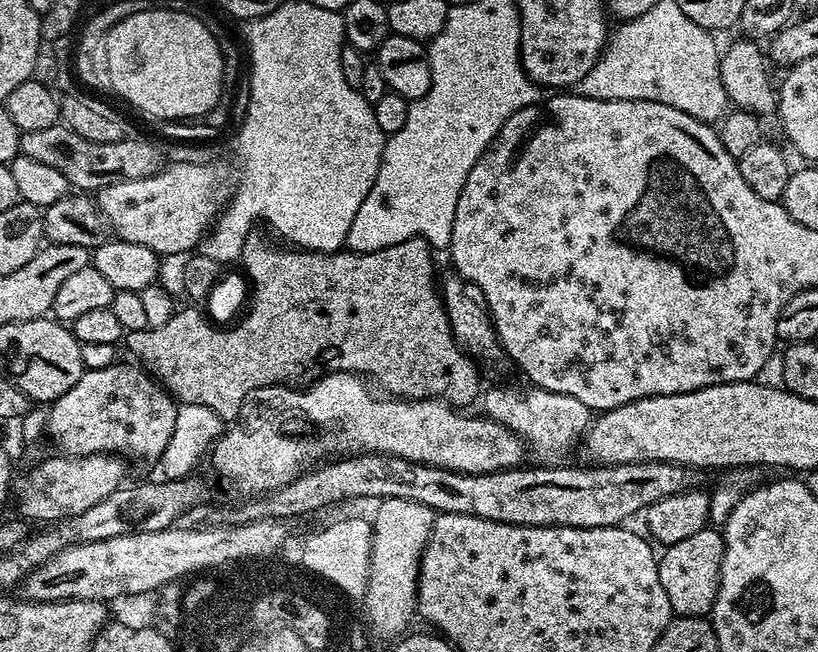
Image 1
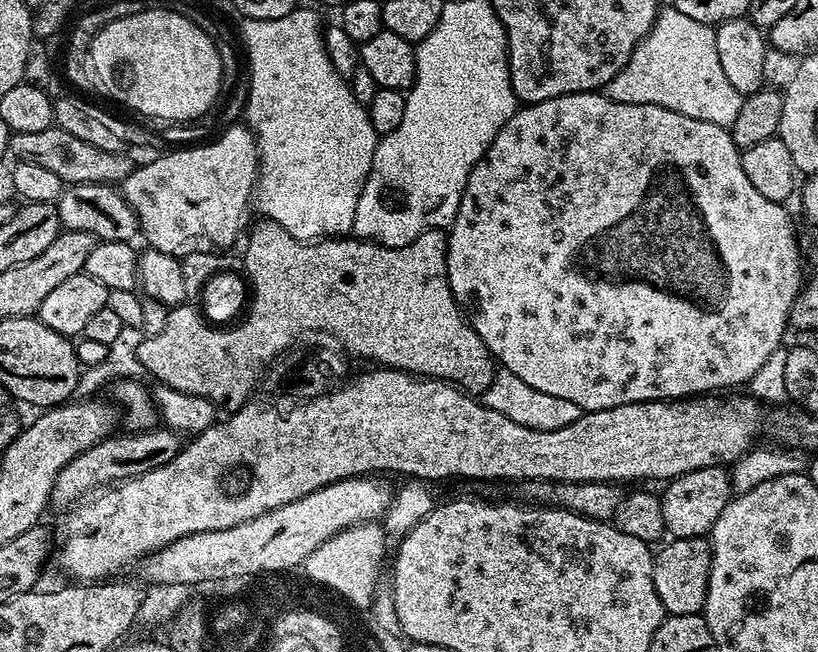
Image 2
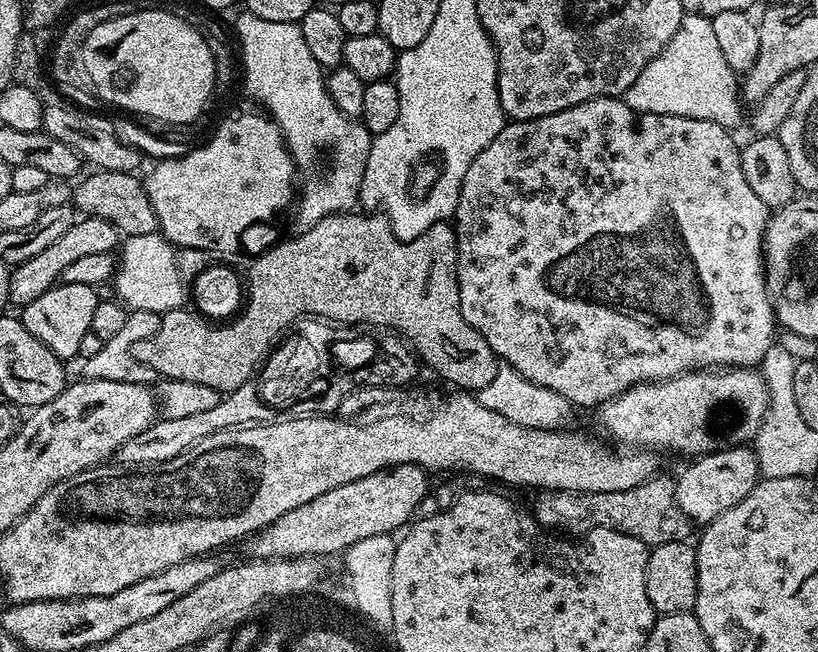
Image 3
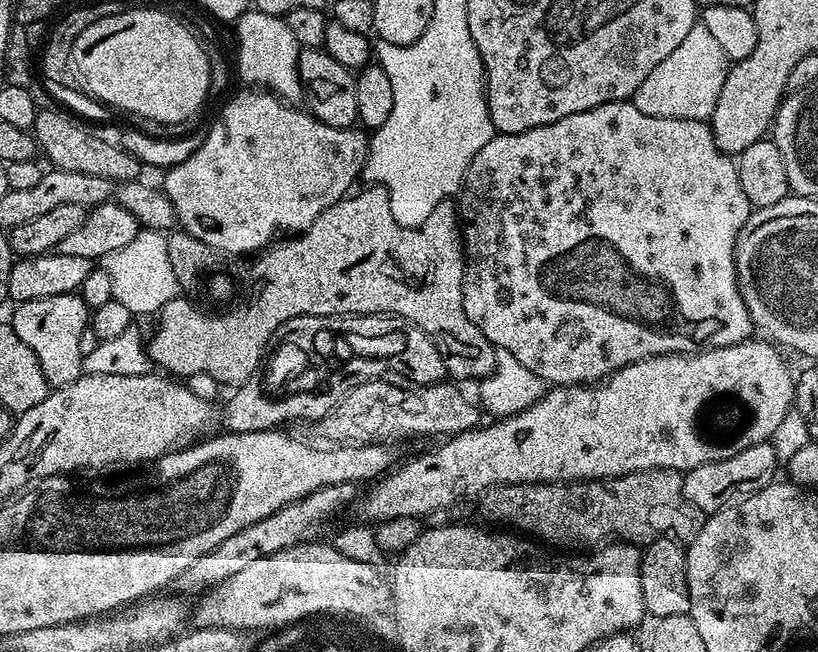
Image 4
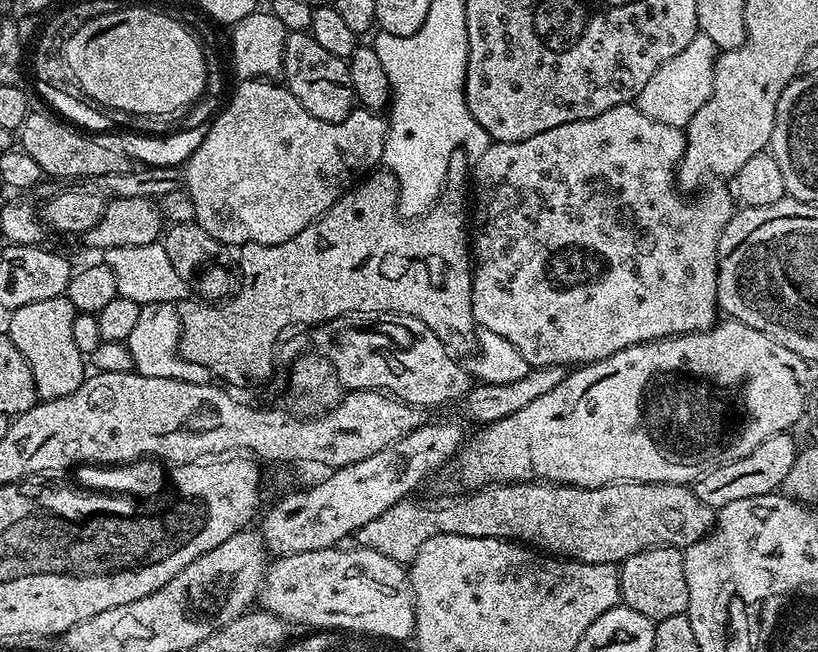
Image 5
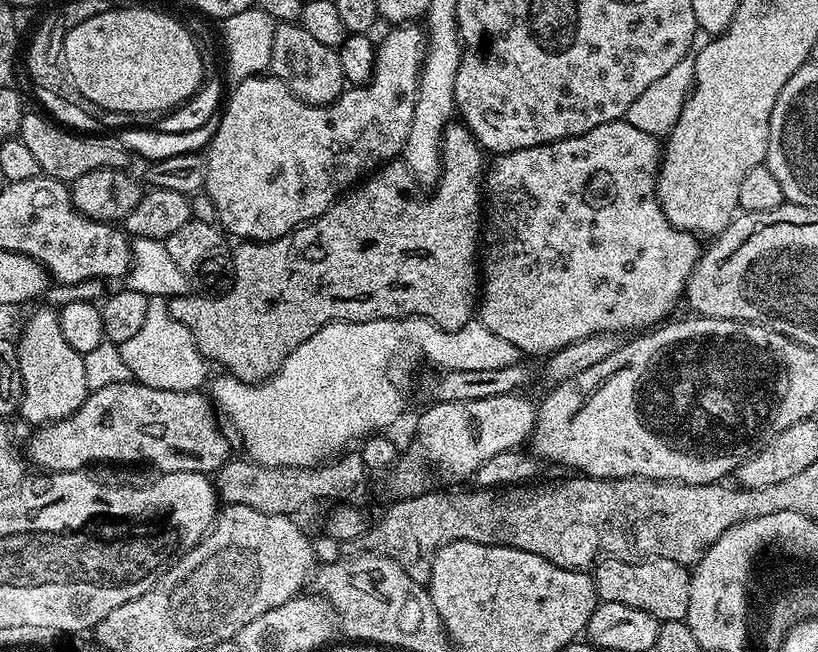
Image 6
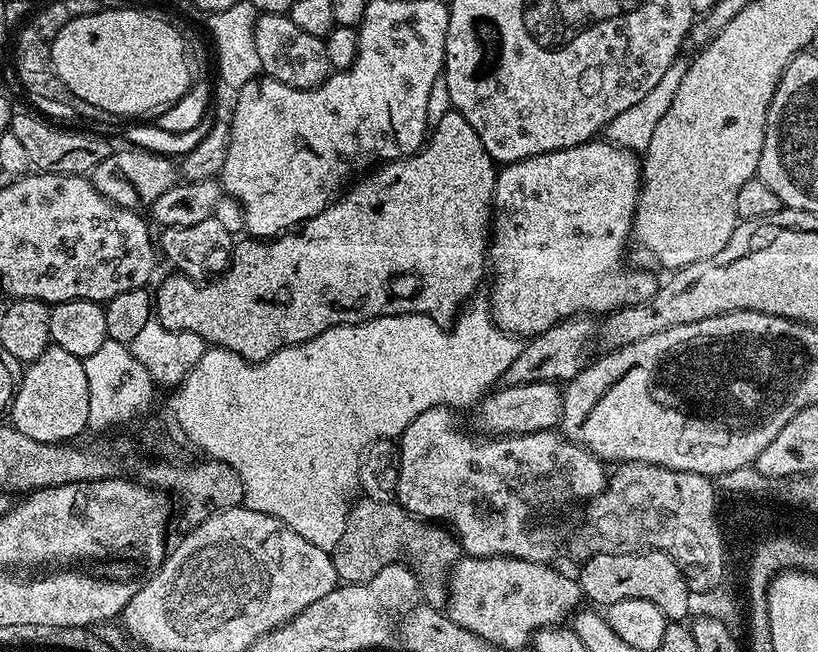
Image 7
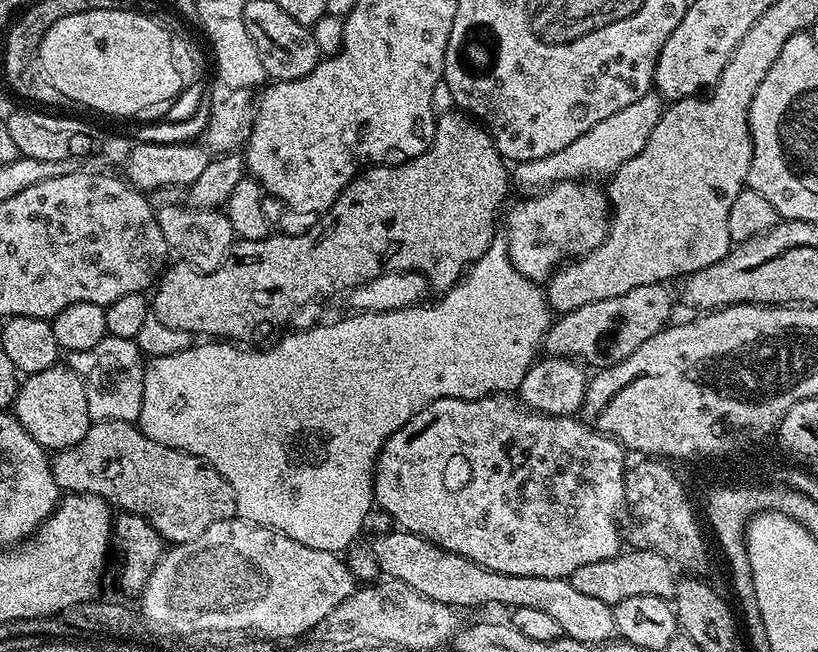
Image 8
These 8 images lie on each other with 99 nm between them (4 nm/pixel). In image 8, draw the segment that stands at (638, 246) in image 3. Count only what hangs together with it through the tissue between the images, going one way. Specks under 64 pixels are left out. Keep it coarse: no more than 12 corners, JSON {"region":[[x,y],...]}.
{"region":[[596,182],[528,194],[503,217],[508,257],[548,277],[608,234]]}

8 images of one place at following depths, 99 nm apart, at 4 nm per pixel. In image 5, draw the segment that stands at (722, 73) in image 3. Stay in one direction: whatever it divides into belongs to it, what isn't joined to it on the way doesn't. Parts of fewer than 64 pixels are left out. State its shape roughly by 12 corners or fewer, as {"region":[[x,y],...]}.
{"region":[[697,31],[654,70],[636,107],[687,129],[710,98],[717,55]]}

